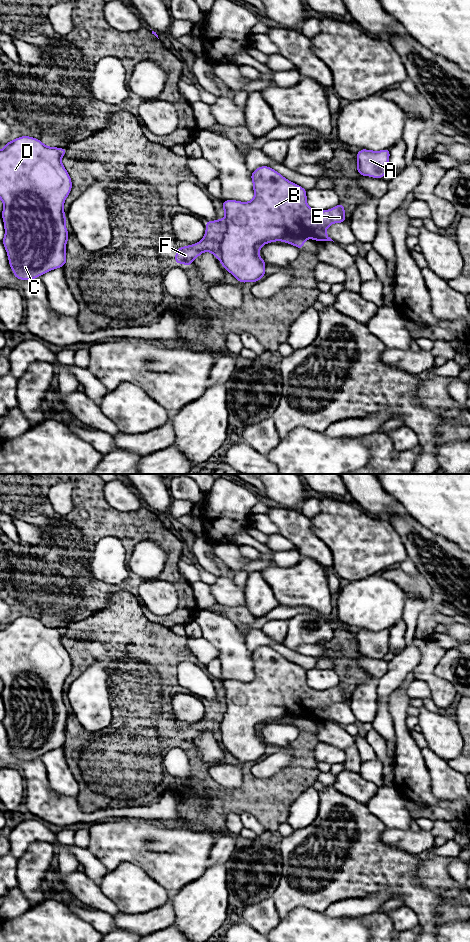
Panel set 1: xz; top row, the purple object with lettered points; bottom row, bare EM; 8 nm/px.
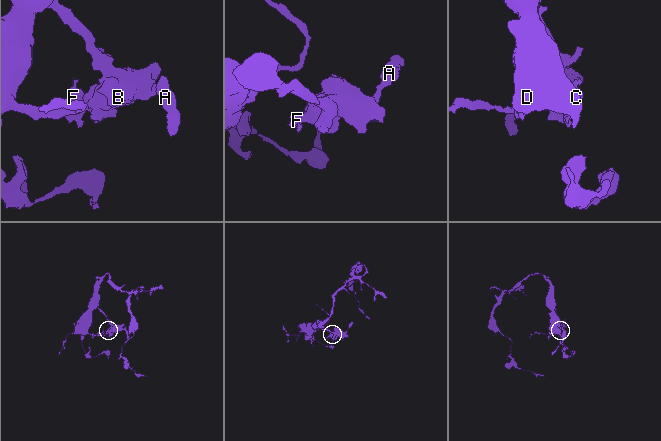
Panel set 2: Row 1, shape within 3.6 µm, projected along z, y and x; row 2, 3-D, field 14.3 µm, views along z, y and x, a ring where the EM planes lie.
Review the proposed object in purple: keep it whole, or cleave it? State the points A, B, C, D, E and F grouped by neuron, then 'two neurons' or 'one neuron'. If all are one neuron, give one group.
groups A B C D E / F; two neurons

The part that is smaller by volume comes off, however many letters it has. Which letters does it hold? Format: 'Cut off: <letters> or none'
Cut off: F

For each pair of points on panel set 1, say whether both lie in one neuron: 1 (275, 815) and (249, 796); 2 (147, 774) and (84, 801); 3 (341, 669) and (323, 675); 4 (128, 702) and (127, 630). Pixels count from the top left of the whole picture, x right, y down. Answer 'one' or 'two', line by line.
1: one
2: one
3: two
4: one

